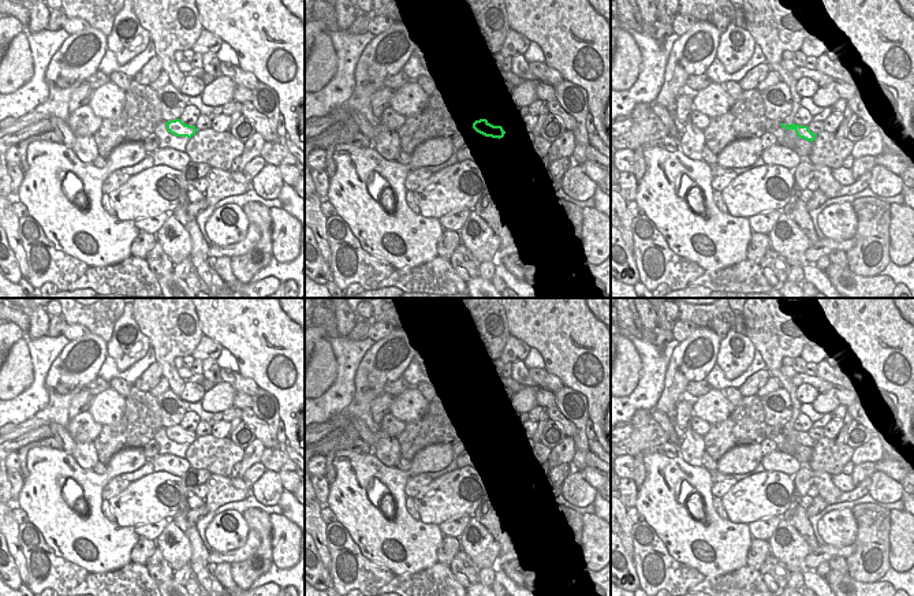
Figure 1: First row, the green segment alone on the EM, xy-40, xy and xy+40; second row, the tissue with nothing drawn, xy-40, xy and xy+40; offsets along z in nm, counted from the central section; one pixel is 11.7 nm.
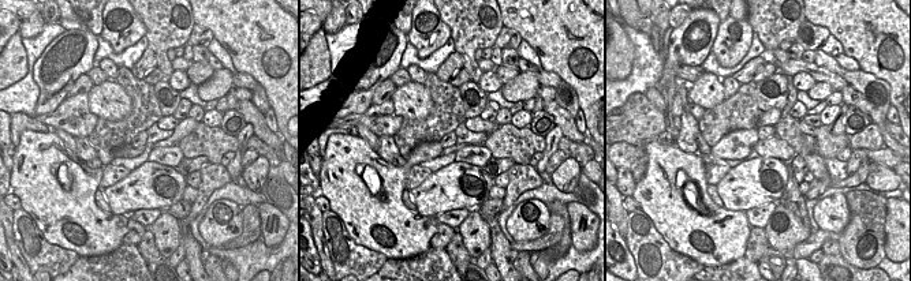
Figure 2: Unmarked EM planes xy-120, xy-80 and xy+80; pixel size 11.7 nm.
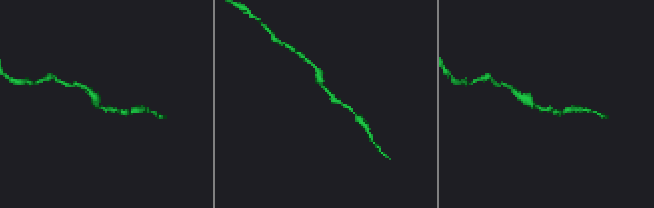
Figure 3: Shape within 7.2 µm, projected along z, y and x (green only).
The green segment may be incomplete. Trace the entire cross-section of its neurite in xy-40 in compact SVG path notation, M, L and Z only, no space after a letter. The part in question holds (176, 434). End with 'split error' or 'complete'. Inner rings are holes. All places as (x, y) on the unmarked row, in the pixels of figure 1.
M180 425L169 426L165 429L168 439L176 443L191 444L198 437L195 432L184 431Z; complete

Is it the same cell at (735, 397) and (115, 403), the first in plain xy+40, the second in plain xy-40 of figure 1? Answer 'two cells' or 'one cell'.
two cells

